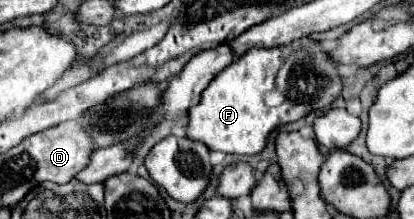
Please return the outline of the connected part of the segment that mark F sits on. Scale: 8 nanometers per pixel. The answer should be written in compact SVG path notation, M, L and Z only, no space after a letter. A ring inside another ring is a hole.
M301 38L287 48L249 50L221 70L203 90L201 102L189 110L187 136L205 142L211 150L227 154L259 154L275 128L305 118L311 112L327 110L339 98L341 90L343 80L337 72L337 64L329 60L329 54L313 38ZM281 68L281 102L269 106L265 94L279 88Z

